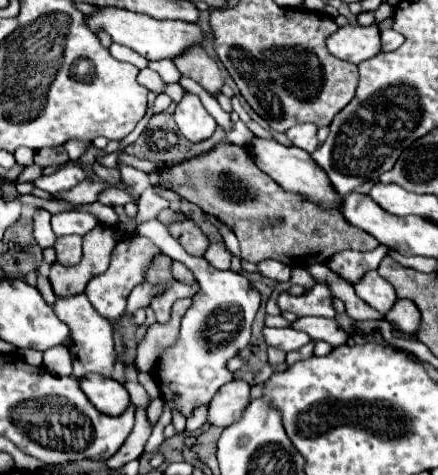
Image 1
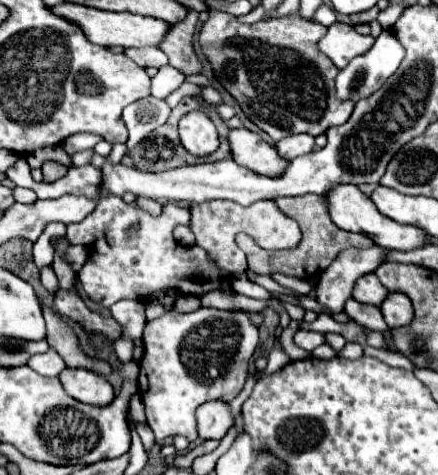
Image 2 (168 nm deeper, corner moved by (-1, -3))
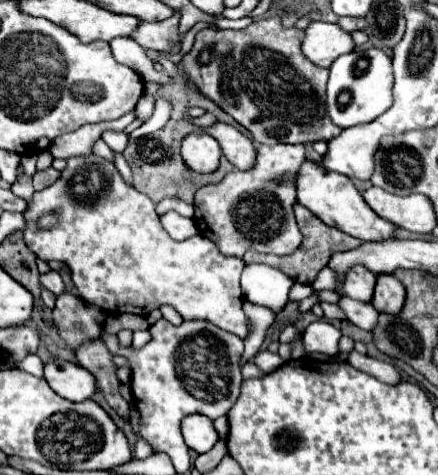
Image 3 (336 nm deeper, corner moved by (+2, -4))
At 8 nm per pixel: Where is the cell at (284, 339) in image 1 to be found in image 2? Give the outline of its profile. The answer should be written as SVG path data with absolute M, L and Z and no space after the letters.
M296 331L294 335L294 343L306 351L316 349L318 345L322 345L326 339L322 333L314 333L314 331Z

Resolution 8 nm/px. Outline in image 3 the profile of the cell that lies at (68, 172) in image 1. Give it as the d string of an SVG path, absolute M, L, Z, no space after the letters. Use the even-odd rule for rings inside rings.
M93 154L67 158L67 166L61 172L61 176L49 188L33 194L29 208L23 212L23 216L25 216L23 240L27 248L33 250L45 262L59 260L67 264L71 280L79 290L79 296L85 302L97 306L101 312L107 314L127 312L127 314L147 316L151 310L169 304L183 316L183 320L205 320L243 340L251 332L251 324L243 312L243 296L239 286L239 276L245 266L243 258L223 256L219 248L205 236L193 236L183 242L173 240L163 230L155 212L155 204L145 194L137 192L133 186L123 182L113 162L107 162ZM89 168L99 170L103 184L101 188L91 186L91 192L87 188L79 190L77 184L73 184L73 178L79 174L79 170L89 170ZM49 212L59 214L57 222L49 228L41 228L39 218Z

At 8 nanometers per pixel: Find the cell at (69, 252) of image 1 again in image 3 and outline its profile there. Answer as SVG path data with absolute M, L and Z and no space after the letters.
M65 292L57 298L57 306L53 310L53 324L59 336L65 340L67 348L75 354L81 344L99 338L101 316L105 316L101 314L101 310Z

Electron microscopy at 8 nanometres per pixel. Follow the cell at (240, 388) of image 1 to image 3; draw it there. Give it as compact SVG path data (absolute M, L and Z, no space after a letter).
M191 414L181 420L181 434L185 444L197 454L209 452L217 442L217 432L213 432L211 420L199 414Z

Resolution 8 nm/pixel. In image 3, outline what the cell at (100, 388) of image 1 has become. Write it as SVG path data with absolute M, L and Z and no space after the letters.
M51 360L45 364L45 380L51 384L53 392L71 402L87 400L97 390L93 376L89 376L85 368L63 360Z

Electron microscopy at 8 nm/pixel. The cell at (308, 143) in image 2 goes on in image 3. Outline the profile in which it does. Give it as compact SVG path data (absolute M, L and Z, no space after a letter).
M259 144L253 168L231 170L219 184L203 186L197 190L193 206L195 206L195 222L197 222L199 232L205 238L213 240L225 256L241 258L247 250L277 254L277 256L291 254L301 244L301 232L297 228L295 214L293 214L293 204L297 202L293 176L297 174L303 160L305 160L305 146L301 146L301 144L297 144L297 146L291 146L291 144L261 146Z

